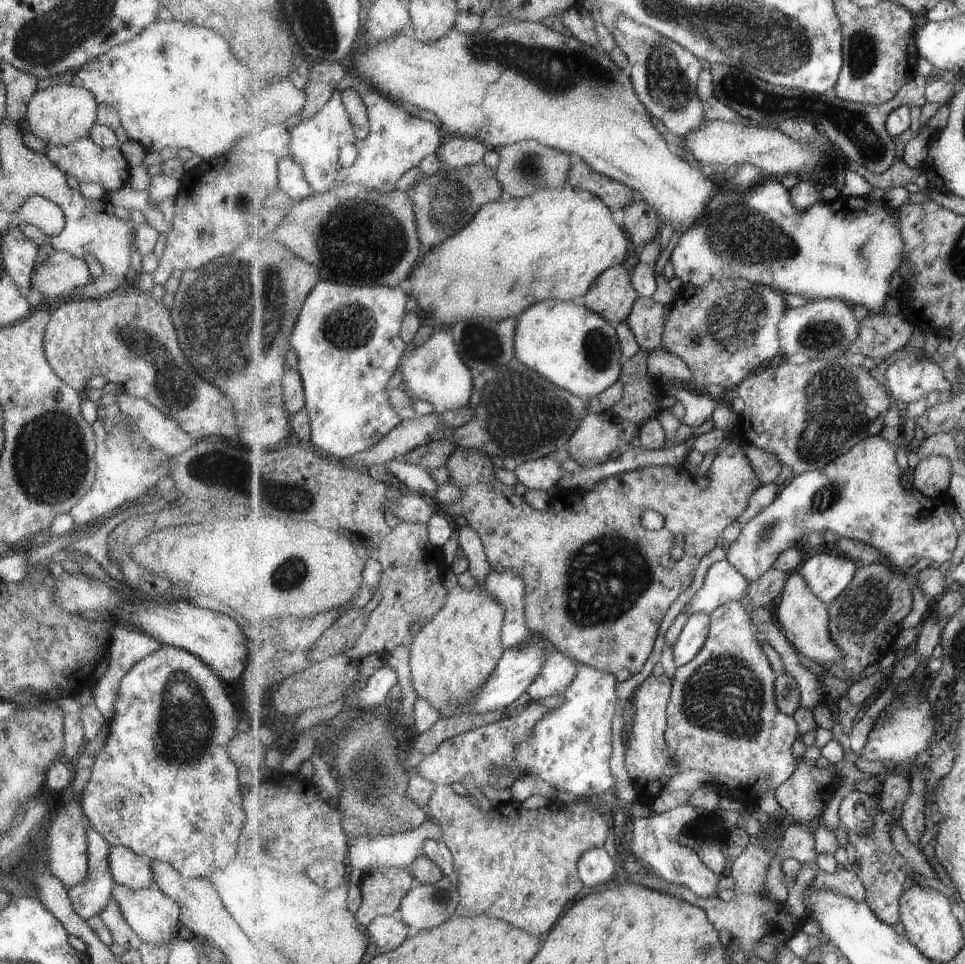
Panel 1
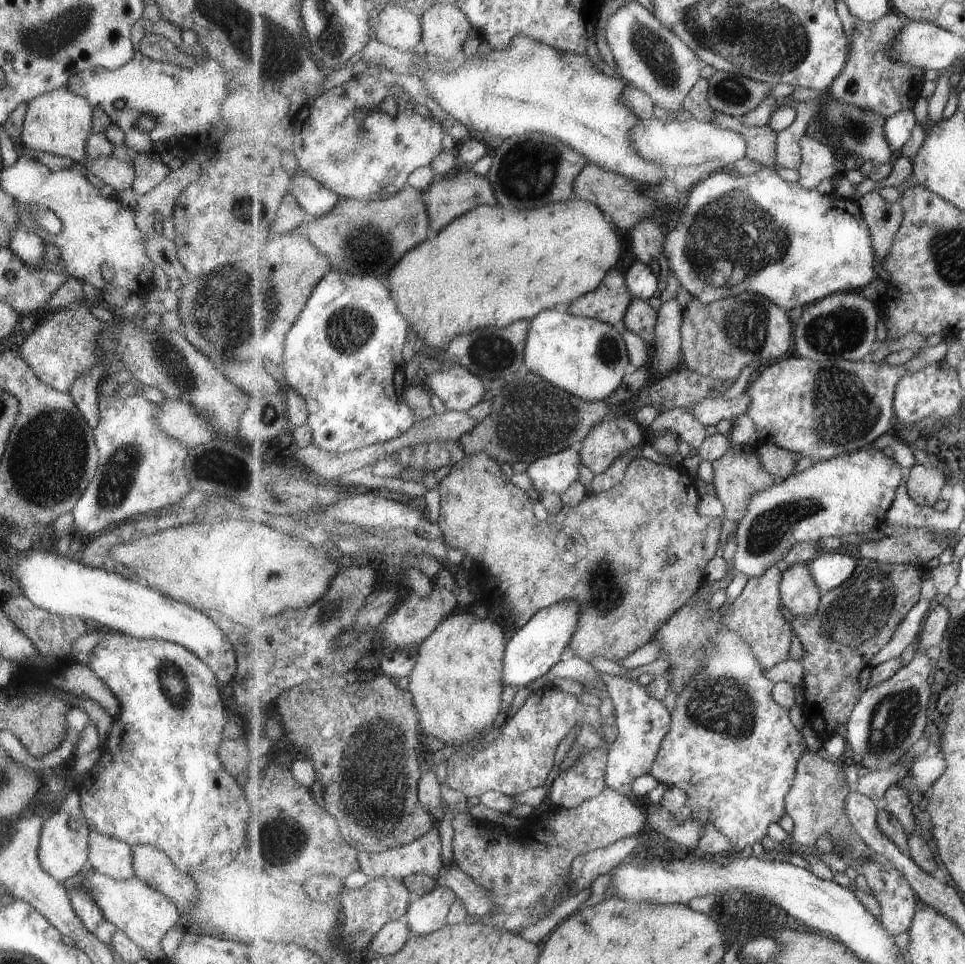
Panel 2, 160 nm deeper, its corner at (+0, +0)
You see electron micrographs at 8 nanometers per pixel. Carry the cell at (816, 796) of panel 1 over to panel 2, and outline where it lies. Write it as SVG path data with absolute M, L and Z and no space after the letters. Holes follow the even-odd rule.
M809 749L798 762L796 777L786 798L787 814L794 822L794 832L791 834L792 846L797 851L814 851L817 840L823 834L829 834L834 845L841 844L841 856L849 866L863 864L868 861L879 860L877 856L869 856L868 844L858 834L852 825L847 811L847 800L852 793L854 784L849 783L845 769L828 758L819 754L820 750Z

